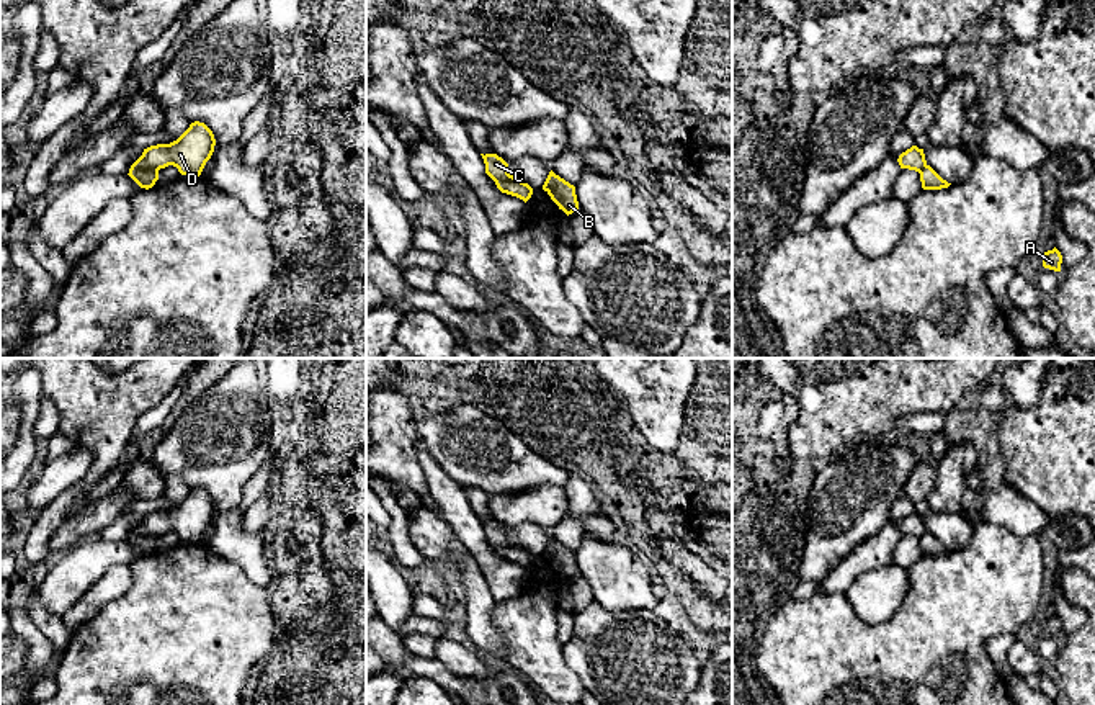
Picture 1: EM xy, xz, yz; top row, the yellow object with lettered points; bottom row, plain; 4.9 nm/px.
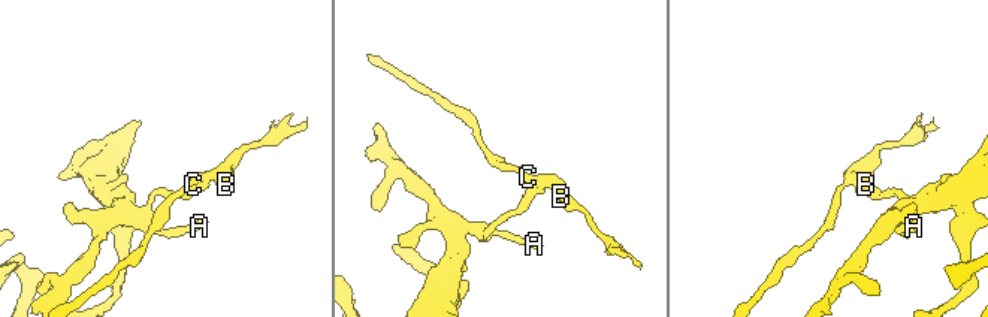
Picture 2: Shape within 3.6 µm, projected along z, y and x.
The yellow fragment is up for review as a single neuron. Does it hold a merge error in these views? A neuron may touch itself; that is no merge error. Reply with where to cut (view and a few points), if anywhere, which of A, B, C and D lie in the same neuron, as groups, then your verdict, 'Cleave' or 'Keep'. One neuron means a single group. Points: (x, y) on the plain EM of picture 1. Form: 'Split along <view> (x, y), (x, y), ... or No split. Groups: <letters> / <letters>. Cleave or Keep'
Split along xy (157, 535), (129, 537). Groups: A / B C D. Cleave

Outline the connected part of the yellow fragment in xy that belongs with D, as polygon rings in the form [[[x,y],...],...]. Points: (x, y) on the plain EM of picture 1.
[[[194,487],[177,507],[144,515],[129,537],[160,537],[173,532],[181,541],[199,543],[214,512],[212,497],[204,489]]]

